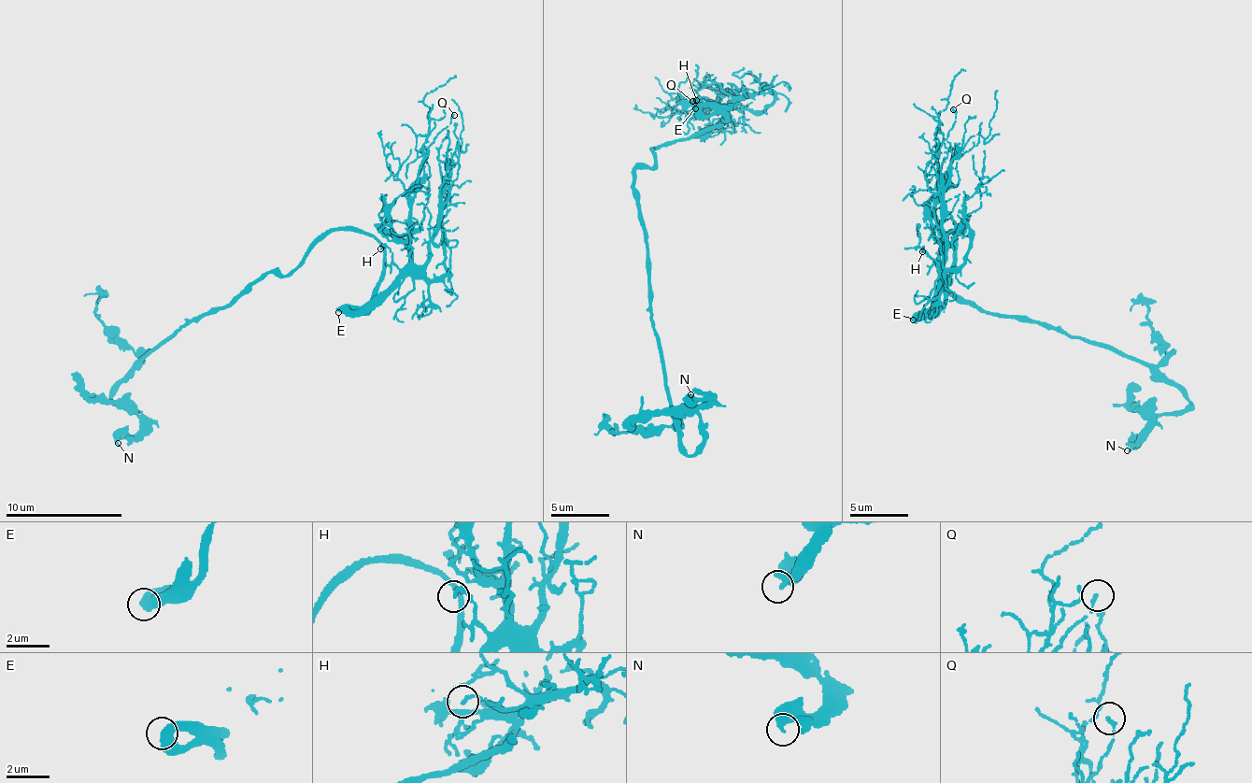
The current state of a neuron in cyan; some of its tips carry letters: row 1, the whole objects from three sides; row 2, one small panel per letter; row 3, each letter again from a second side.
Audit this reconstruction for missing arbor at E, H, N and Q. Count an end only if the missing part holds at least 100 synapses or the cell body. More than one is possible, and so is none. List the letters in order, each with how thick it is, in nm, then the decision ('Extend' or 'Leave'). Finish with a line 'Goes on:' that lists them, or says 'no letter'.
E: Thickness 420 nm. Extend
H: Thickness 160 nm. Leave
N: Thickness 340 nm. Leave
Q: Thickness 150 nm. Leave
Goes on: E

